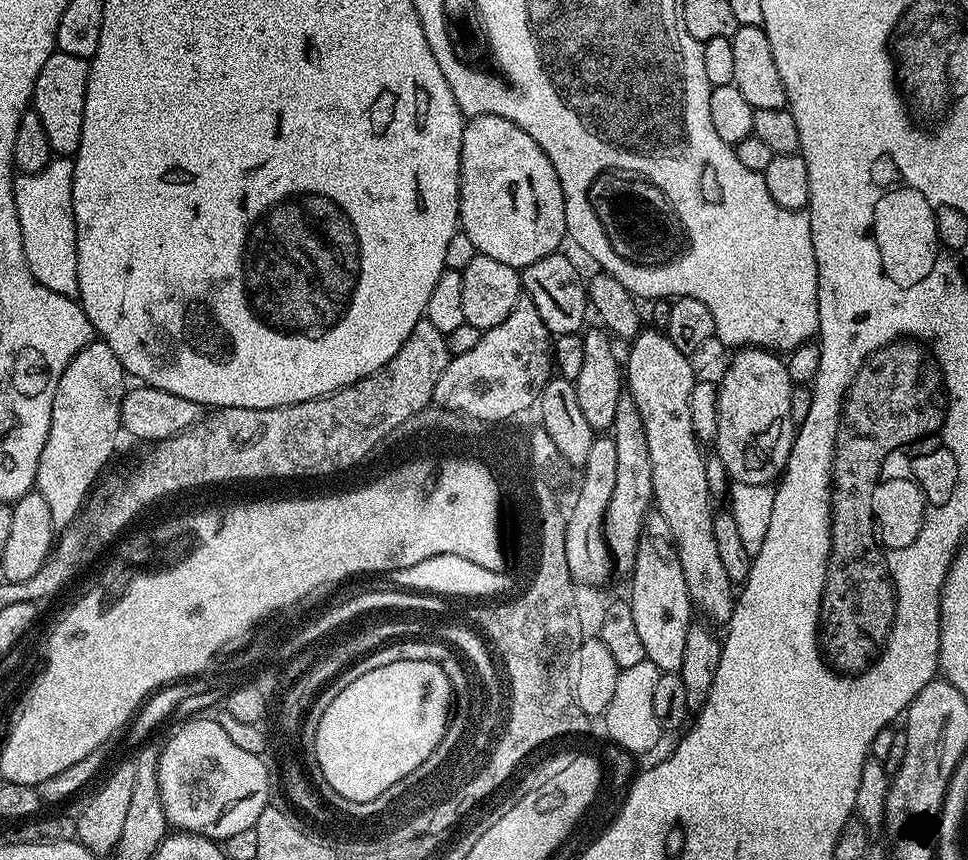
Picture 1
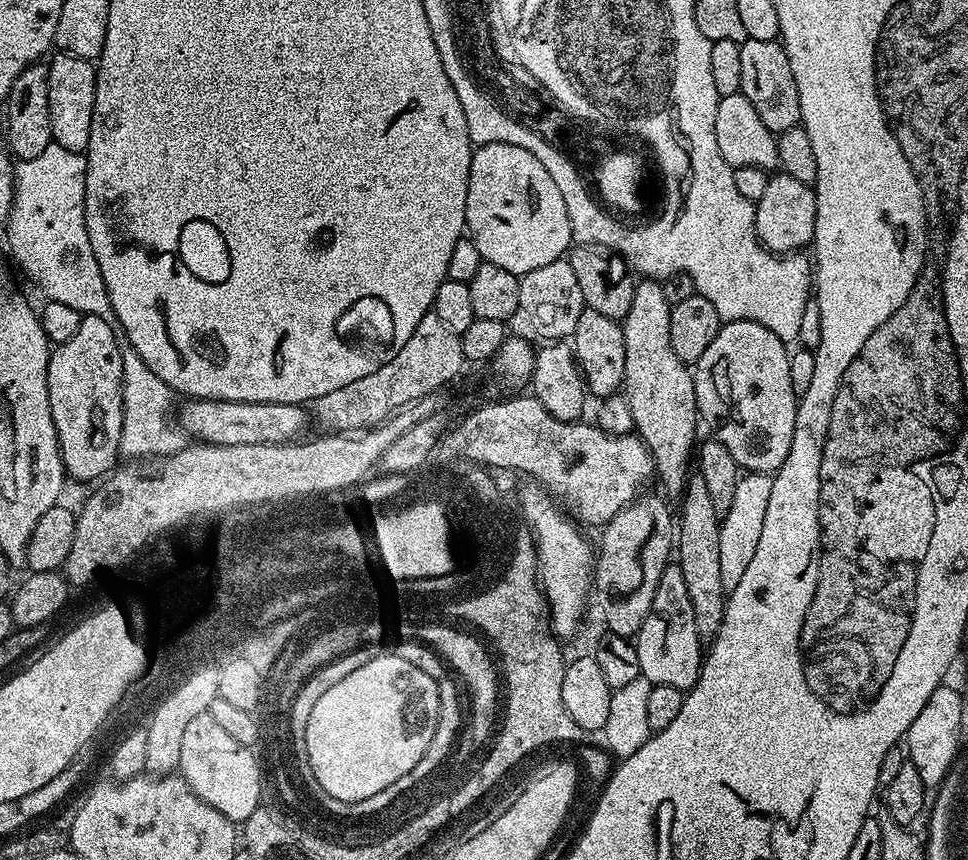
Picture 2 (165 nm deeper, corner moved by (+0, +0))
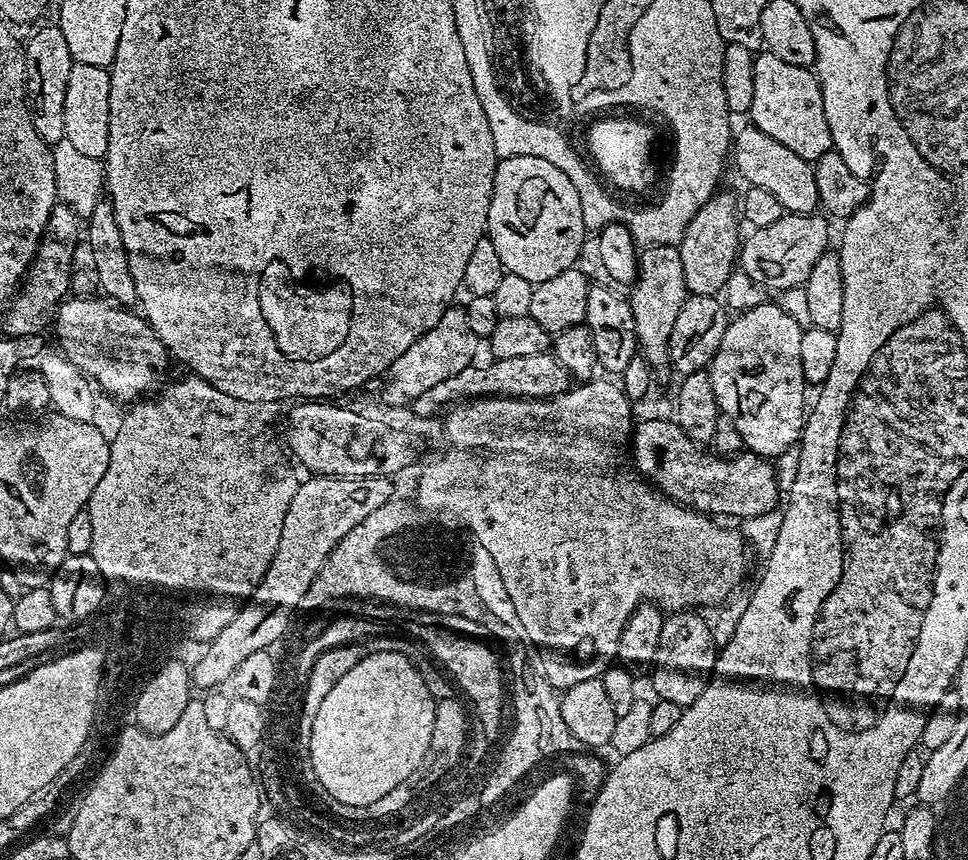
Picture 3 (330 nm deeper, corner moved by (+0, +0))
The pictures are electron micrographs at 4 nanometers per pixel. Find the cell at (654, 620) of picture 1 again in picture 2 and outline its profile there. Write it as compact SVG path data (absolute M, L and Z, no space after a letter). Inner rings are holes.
M669 562L662 570L662 578L658 578L658 590L654 590L650 614L646 622L642 622L639 632L634 637L634 643L640 675L649 684L687 690L698 682L702 663L702 642L698 638L698 626L694 626L694 609L690 607L690 593L686 590L679 563Z

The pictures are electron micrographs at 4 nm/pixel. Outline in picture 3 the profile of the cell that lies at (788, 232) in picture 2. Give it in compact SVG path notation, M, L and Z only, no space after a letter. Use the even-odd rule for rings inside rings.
M803 212L782 214L768 226L751 229L748 237L738 244L739 271L752 280L761 289L788 288L795 289L800 280L821 257L824 248L824 224L819 215Z

